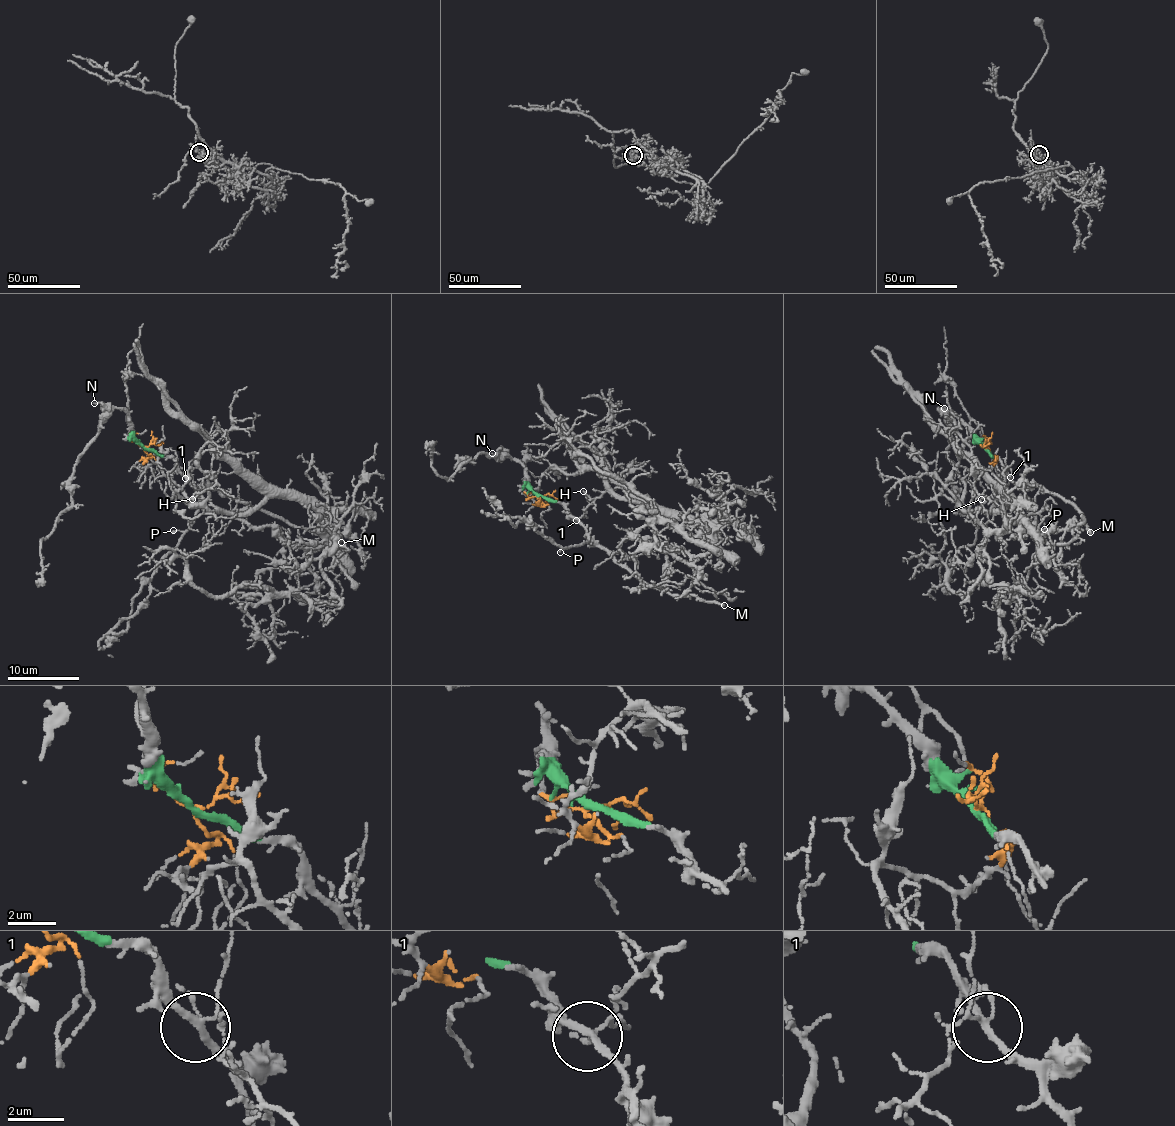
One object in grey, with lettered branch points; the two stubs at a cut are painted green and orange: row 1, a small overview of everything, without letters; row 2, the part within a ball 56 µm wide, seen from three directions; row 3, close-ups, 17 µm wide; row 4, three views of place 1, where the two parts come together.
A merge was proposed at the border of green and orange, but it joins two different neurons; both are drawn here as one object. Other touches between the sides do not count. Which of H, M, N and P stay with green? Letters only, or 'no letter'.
M, N, P

